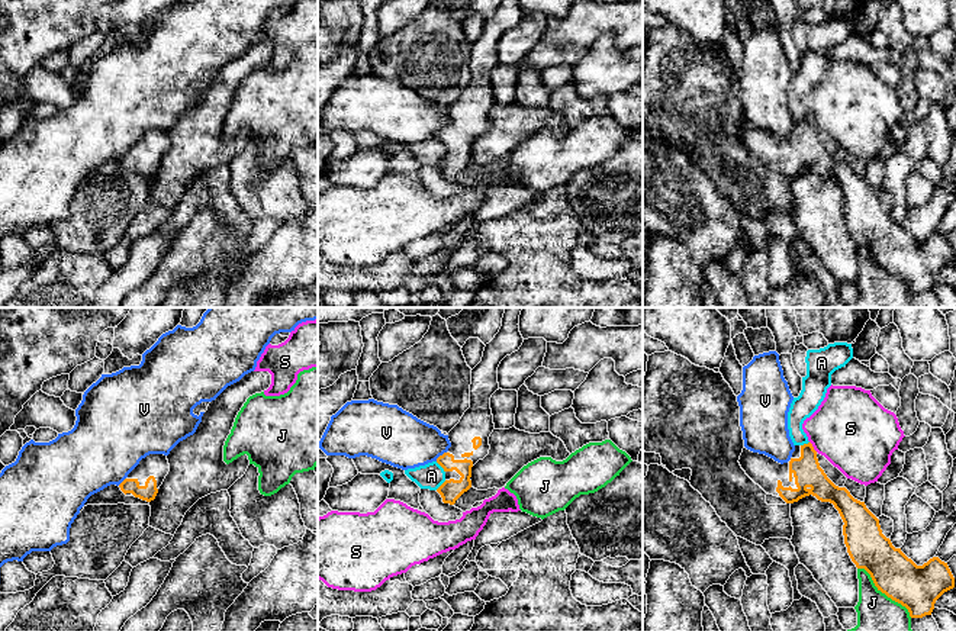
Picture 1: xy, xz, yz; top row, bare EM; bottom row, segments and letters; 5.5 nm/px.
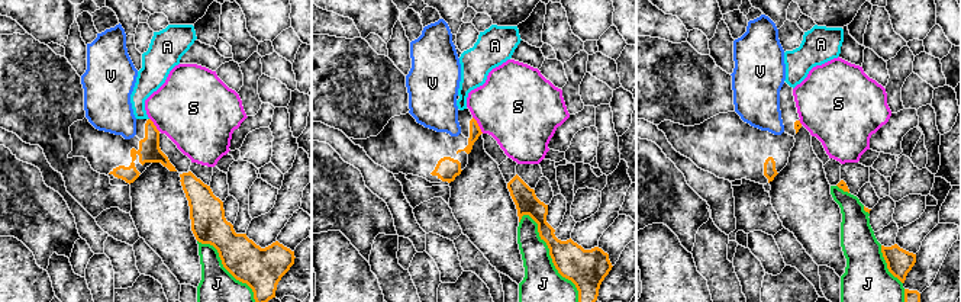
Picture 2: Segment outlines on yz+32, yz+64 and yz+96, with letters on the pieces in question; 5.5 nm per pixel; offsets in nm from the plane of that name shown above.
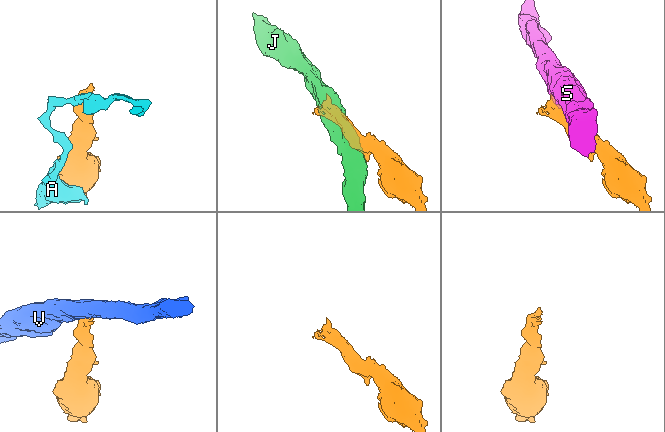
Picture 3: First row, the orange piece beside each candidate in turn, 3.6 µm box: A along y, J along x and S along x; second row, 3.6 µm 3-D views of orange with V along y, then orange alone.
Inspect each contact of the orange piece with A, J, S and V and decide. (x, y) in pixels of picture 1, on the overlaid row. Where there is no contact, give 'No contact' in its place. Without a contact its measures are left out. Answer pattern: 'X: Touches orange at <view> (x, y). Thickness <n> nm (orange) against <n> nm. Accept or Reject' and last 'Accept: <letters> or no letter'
A: Touches orange at xz (441, 466). Thickness 120 nm (orange) against 150 nm. Reject
J: Touches orange at yz (884, 592). Thickness 260 nm (orange) against 200 nm. Reject
S: Touches orange at yz (813, 447). Thickness 160 nm (orange) against 420 nm. Reject
V: Touches orange at xz (440, 456). Thickness 120 nm (orange) against 300 nm. Reject
Accept: no letter

